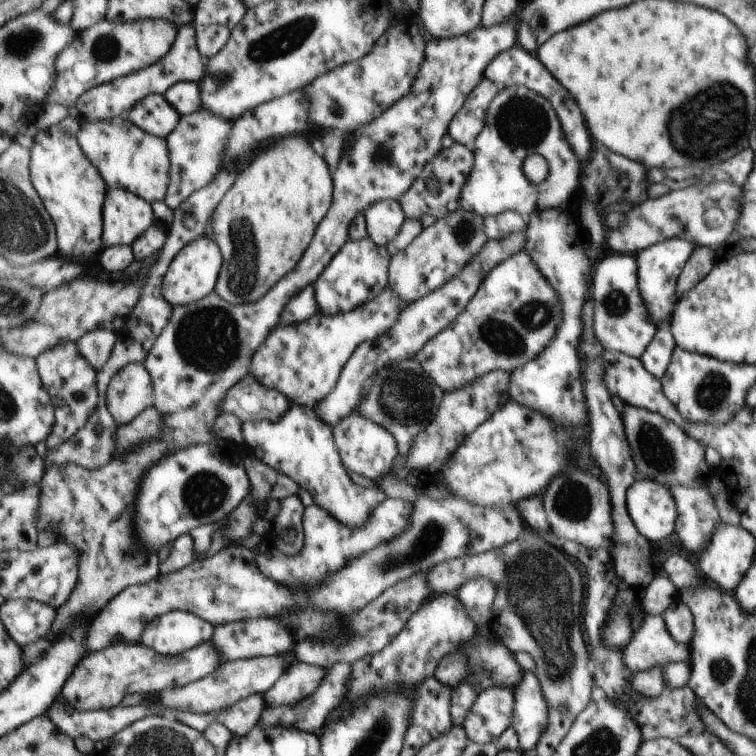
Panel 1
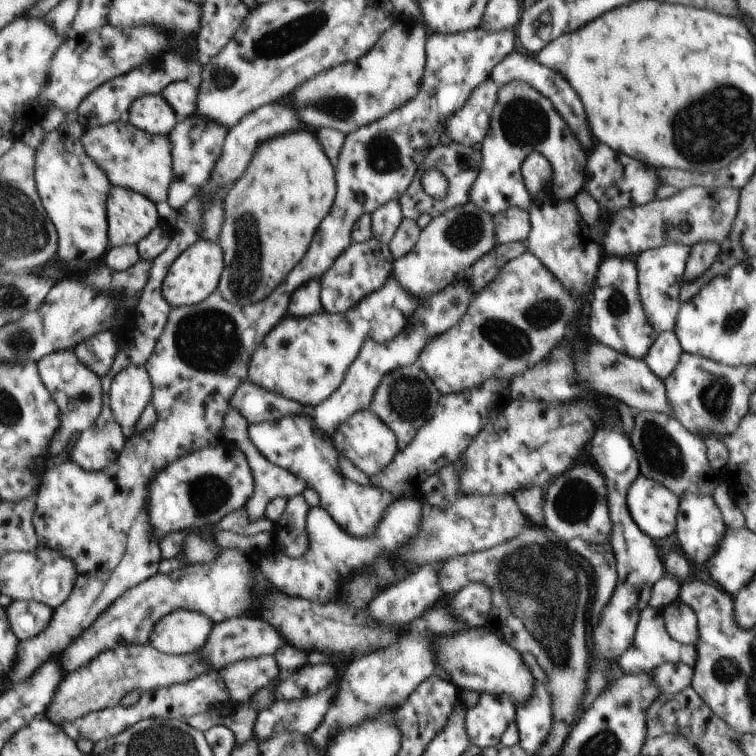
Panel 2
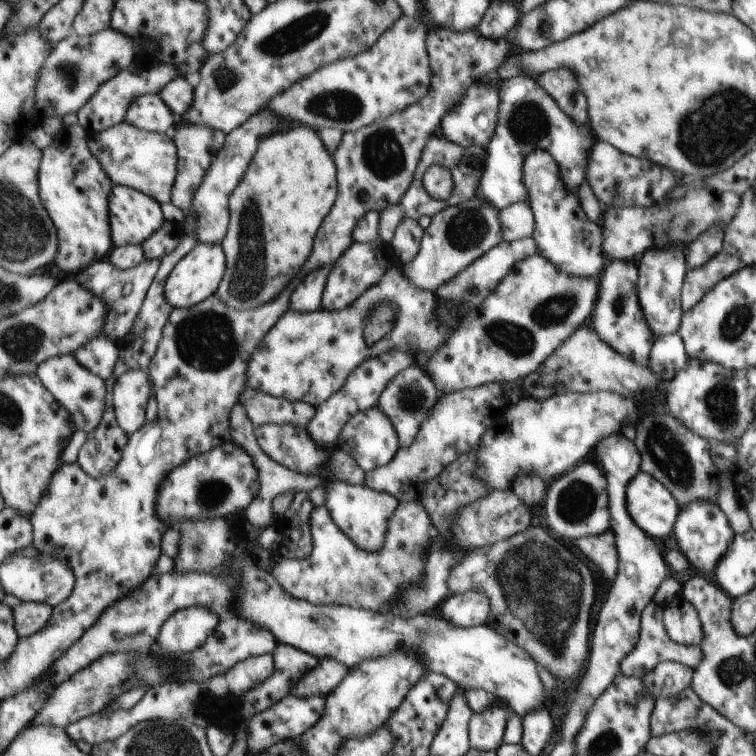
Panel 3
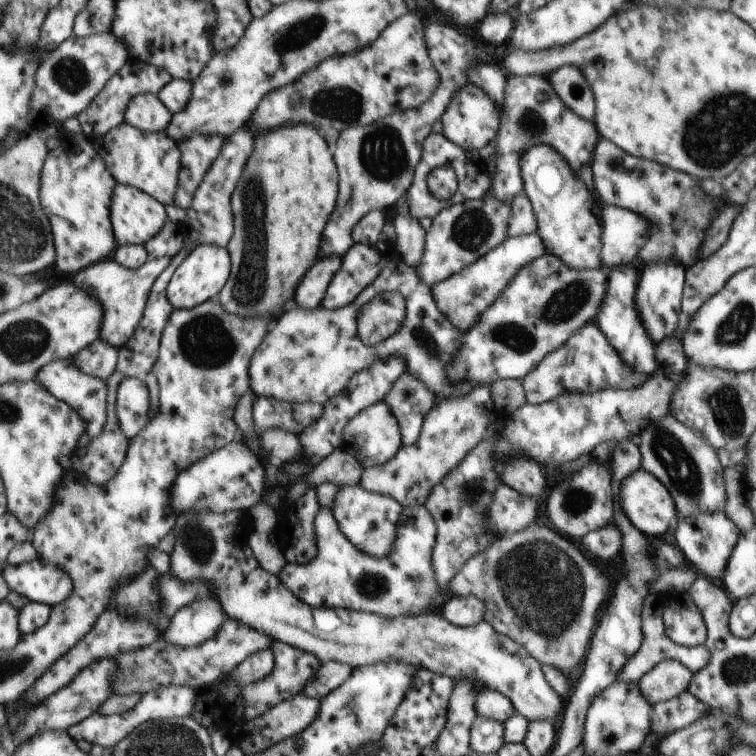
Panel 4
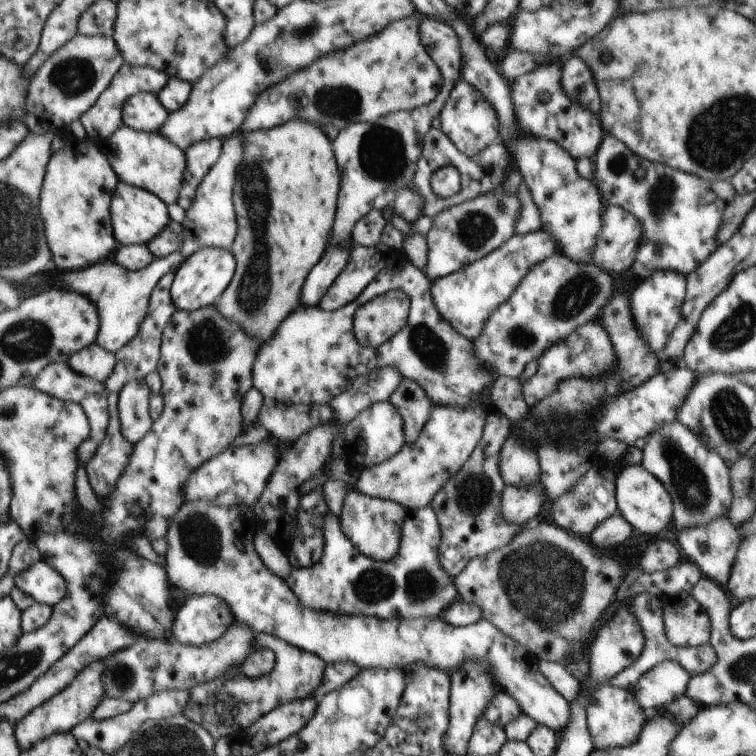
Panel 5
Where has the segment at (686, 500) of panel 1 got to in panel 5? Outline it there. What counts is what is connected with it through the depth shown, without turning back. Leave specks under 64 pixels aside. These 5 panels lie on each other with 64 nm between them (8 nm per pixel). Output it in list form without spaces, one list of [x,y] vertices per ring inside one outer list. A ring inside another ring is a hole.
[[[727,517],[715,518],[706,526],[695,526],[695,528],[683,528],[677,531],[676,544],[681,552],[682,558],[692,561],[699,568],[700,575],[707,579],[713,580],[716,584],[719,582],[721,586],[726,585],[731,564],[737,546],[740,542],[739,532],[737,528],[729,522]]]

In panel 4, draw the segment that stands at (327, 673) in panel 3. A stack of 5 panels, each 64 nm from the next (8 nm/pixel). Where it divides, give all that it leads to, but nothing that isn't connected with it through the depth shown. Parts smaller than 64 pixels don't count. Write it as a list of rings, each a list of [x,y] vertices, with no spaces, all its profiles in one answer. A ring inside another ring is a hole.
[[[339,661],[322,663],[322,668],[307,683],[303,694],[314,699],[323,700],[330,692],[339,688],[352,673],[353,668]]]

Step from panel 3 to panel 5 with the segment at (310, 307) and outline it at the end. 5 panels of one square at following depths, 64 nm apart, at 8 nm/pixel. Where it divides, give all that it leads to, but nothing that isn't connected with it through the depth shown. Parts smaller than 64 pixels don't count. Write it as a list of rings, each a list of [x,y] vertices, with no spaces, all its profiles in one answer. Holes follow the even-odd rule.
[[[331,246],[331,250],[327,250],[327,256],[323,258],[323,262],[319,262],[319,266],[315,266],[315,270],[311,272],[311,278],[307,278],[303,286],[303,305],[320,306],[323,296],[343,272],[347,264],[348,250],[343,246]]]

